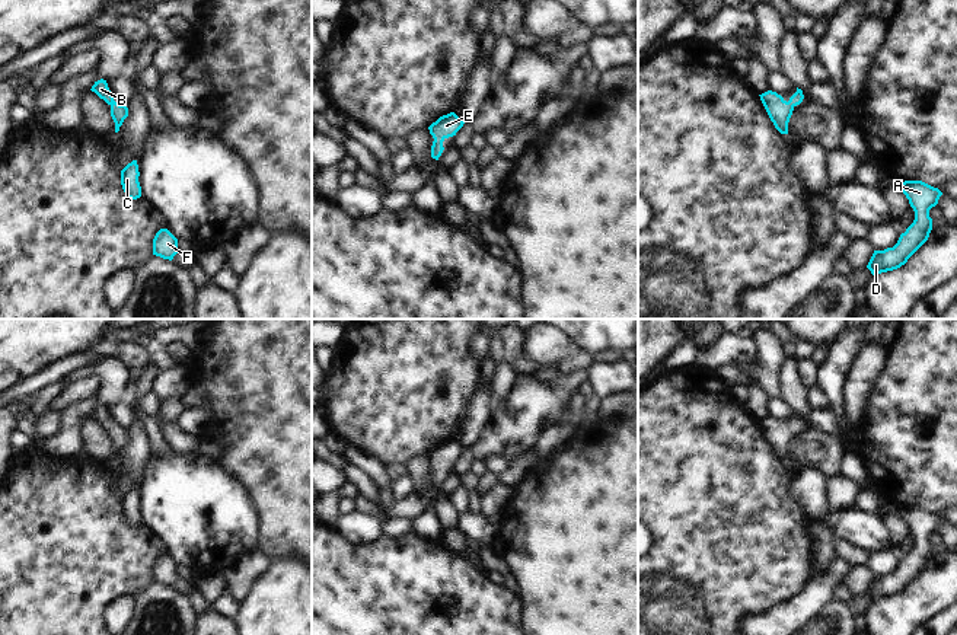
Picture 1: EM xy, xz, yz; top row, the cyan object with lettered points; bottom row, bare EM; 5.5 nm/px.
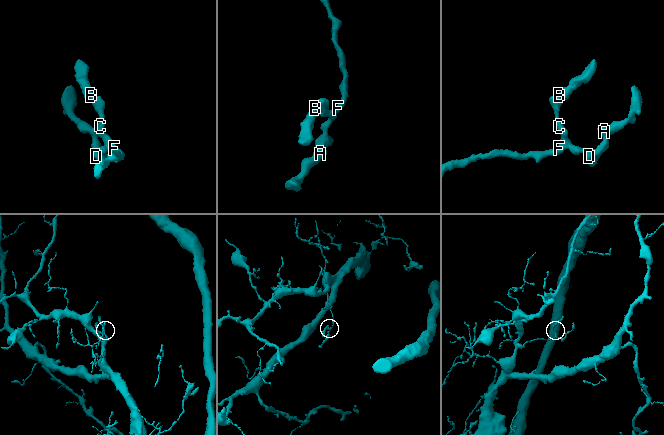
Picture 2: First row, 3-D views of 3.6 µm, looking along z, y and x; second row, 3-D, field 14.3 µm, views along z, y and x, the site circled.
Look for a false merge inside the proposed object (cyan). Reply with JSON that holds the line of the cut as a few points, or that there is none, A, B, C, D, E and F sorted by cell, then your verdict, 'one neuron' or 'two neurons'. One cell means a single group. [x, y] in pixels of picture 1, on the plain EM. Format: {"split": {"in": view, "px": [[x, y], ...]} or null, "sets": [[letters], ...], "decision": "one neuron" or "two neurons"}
{"split": null, "sets": [["A", "B", "C", "D", "E", "F"]], "decision": "one neuron"}

